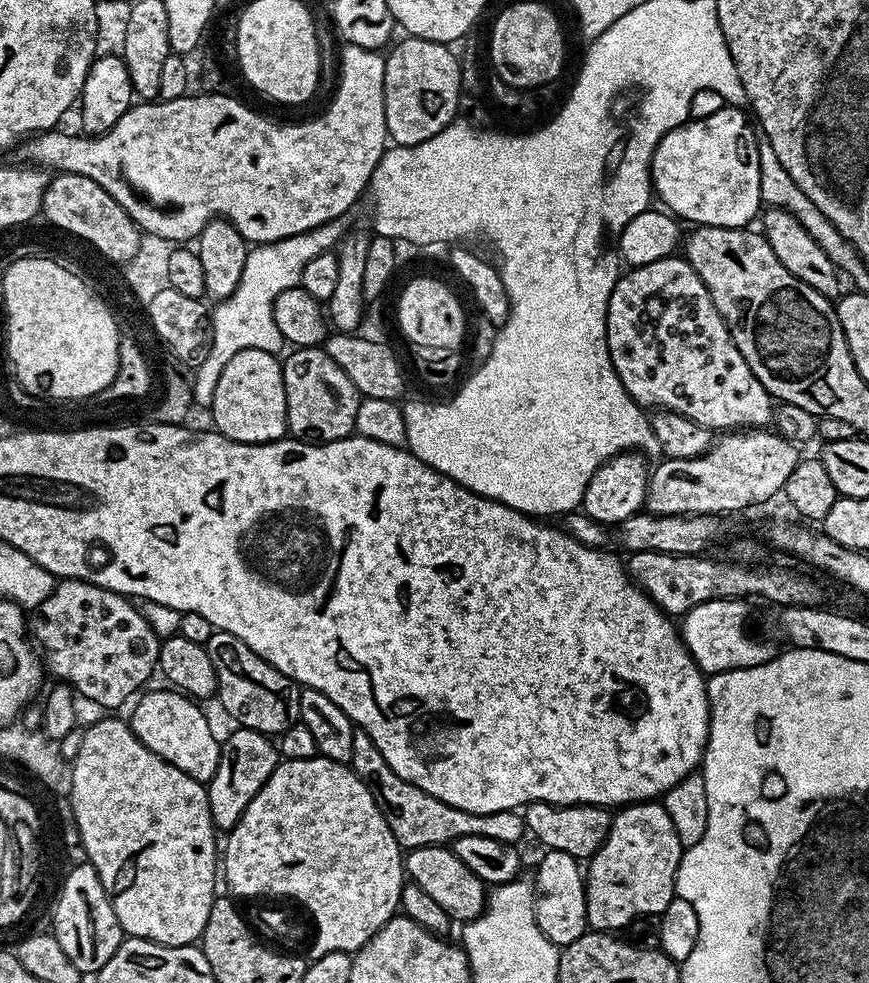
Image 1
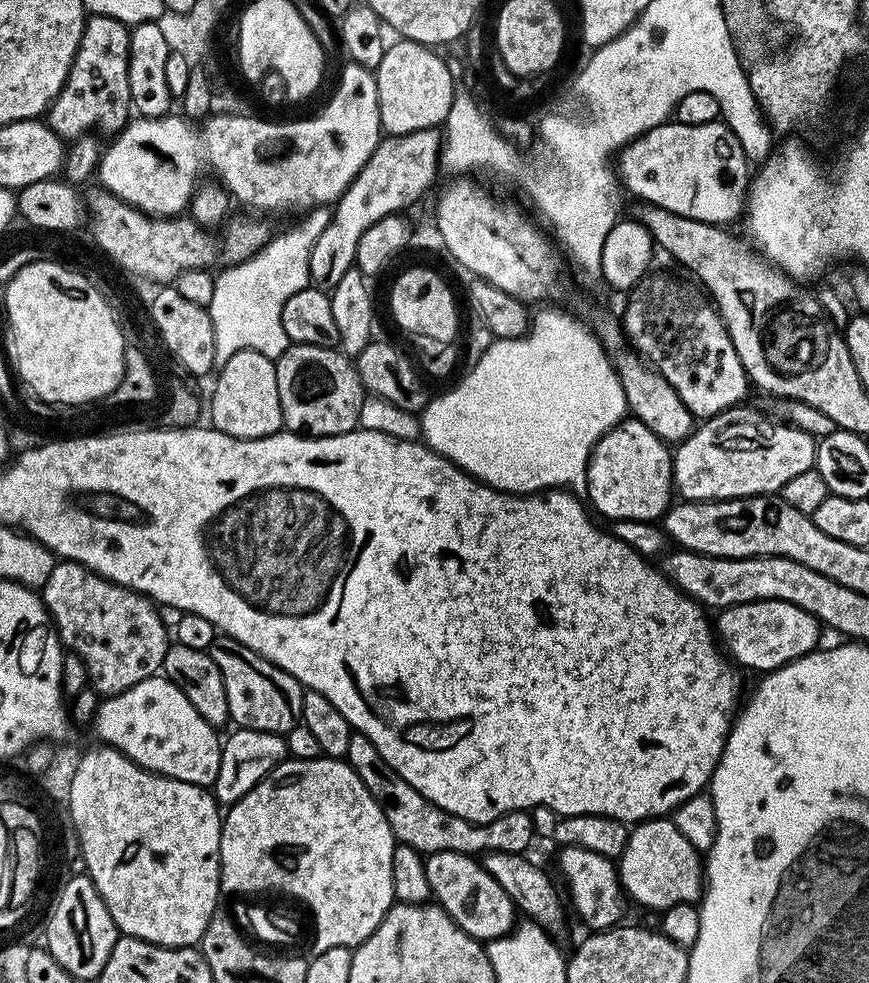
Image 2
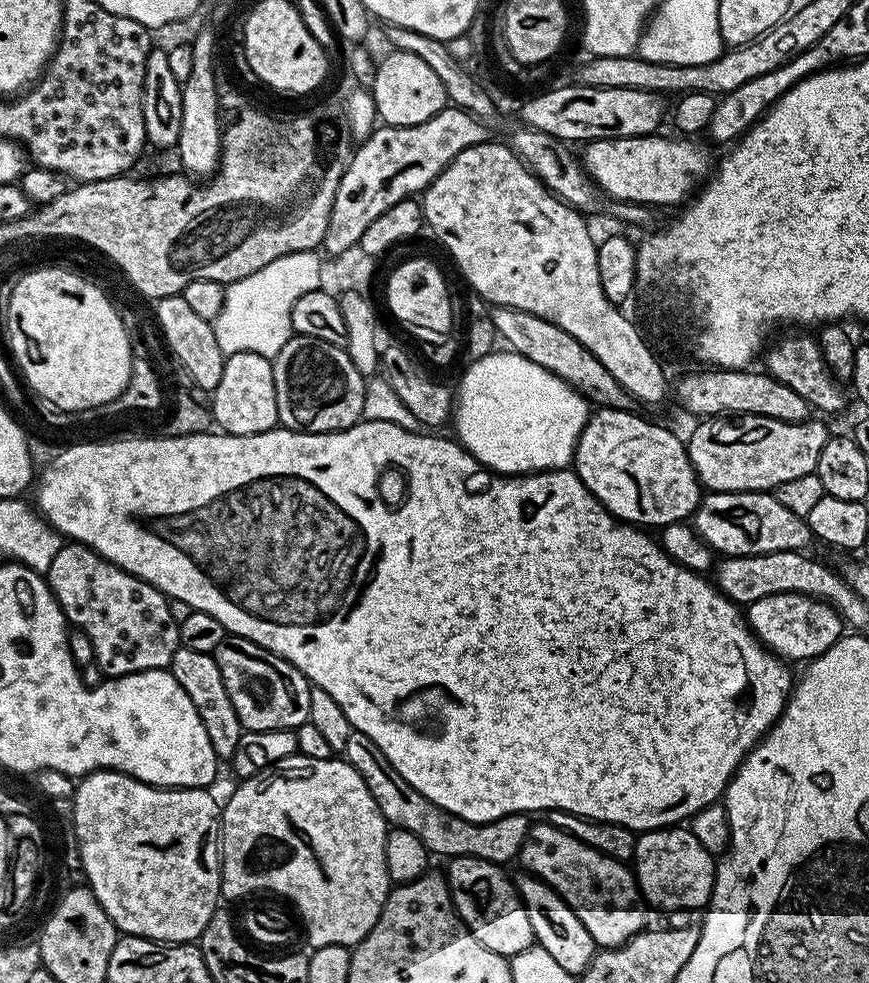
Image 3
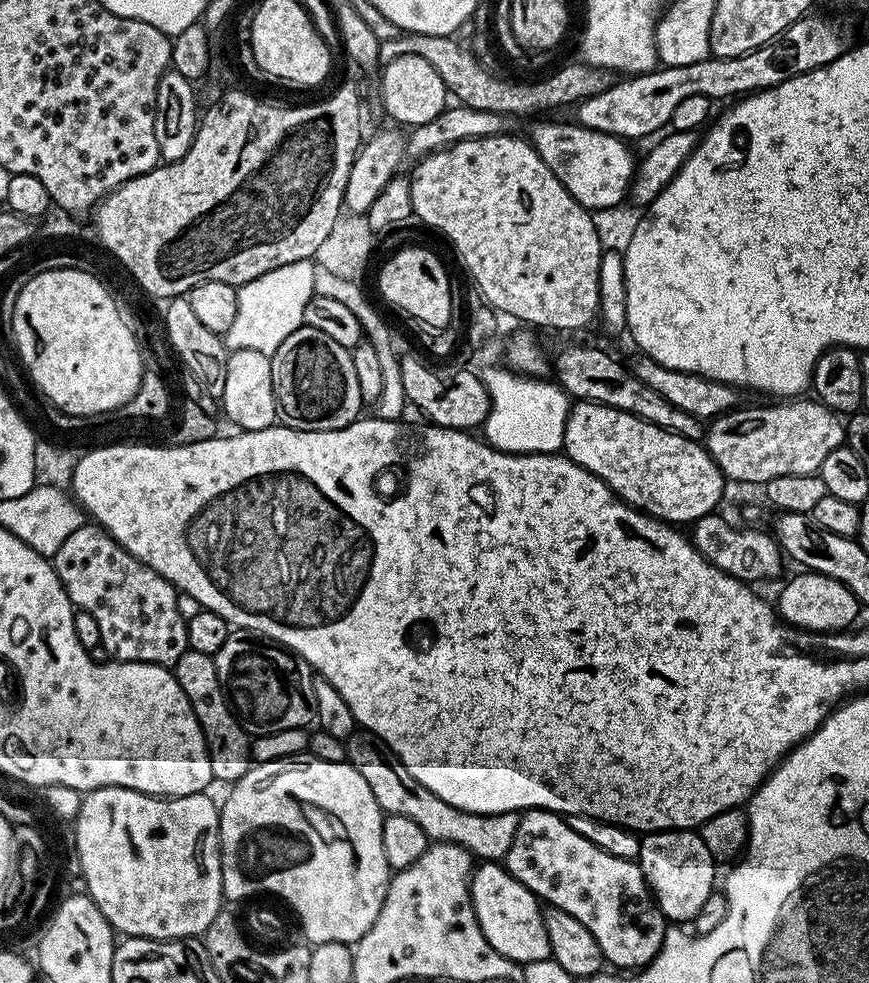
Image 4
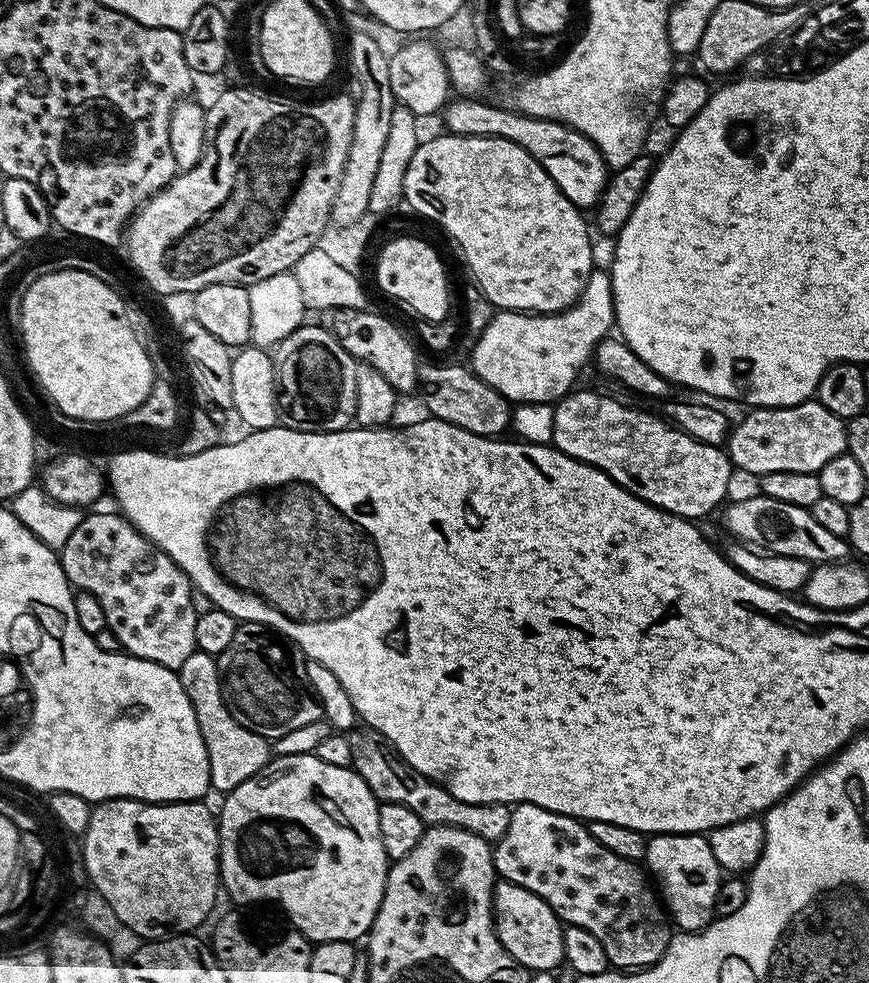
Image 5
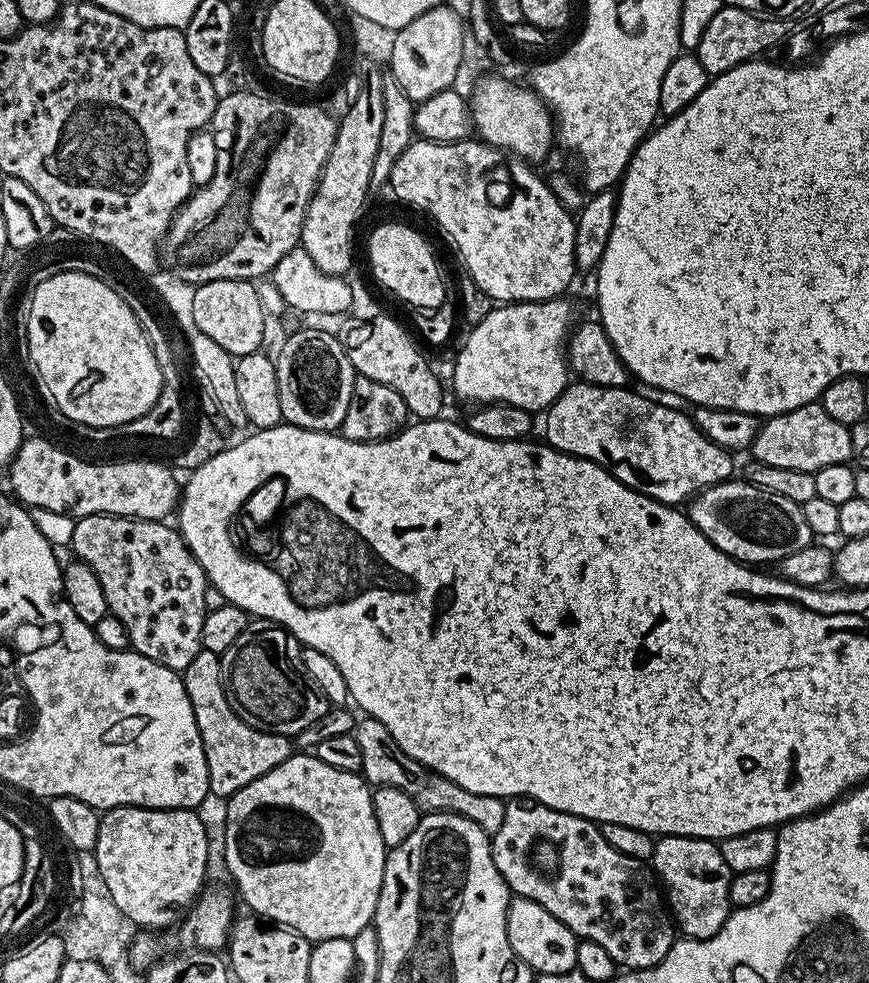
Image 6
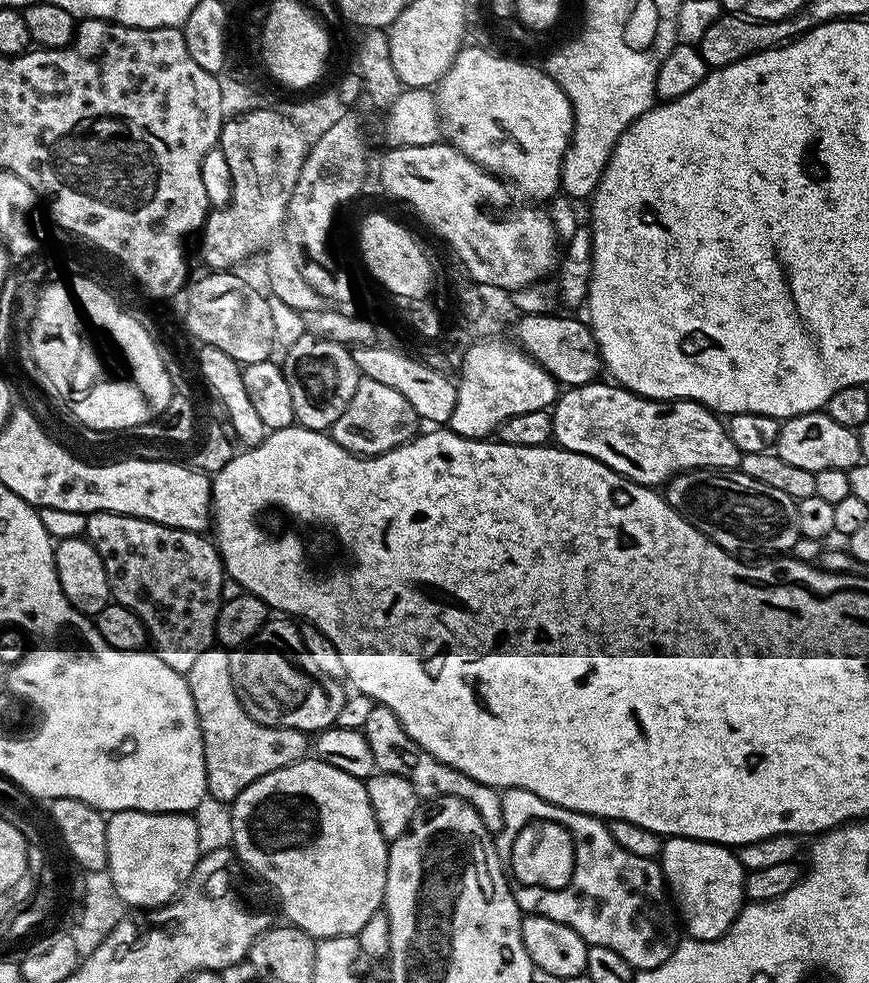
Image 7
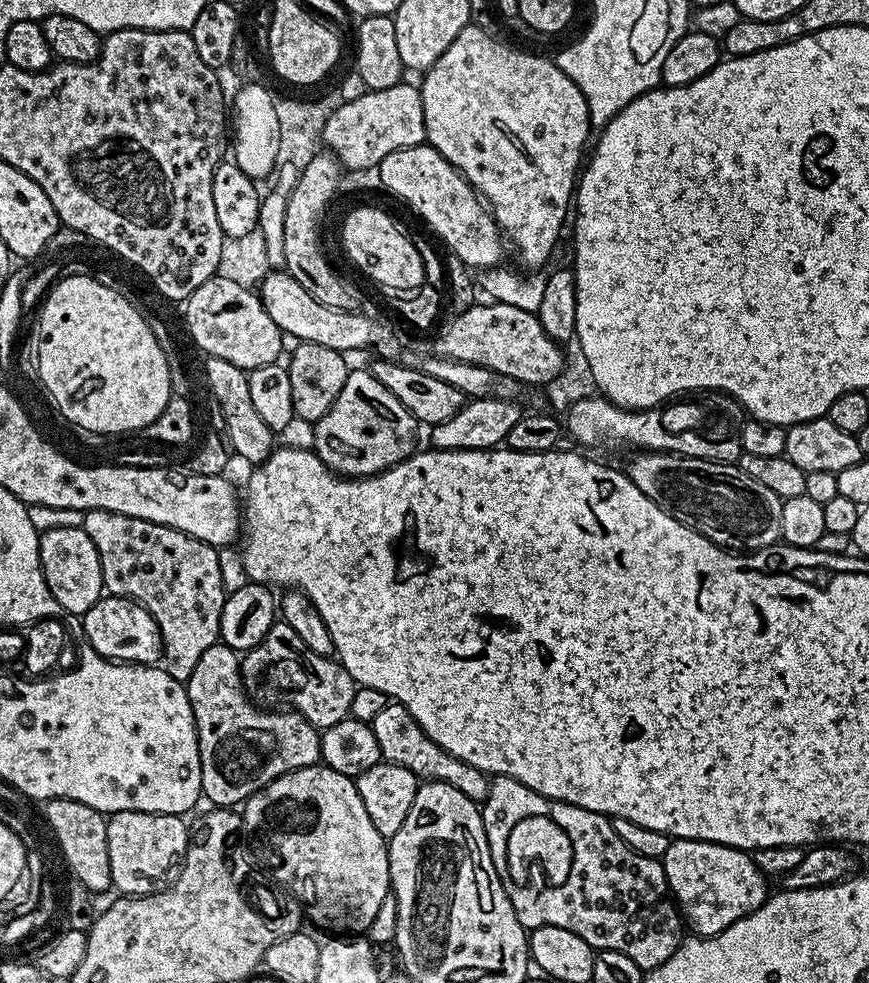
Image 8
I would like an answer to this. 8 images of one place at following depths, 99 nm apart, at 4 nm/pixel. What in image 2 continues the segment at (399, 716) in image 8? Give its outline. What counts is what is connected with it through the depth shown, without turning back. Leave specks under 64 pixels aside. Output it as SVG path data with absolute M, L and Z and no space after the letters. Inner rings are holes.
M353 731L348 747L346 763L355 770L358 778L370 790L374 802L386 814L386 822L390 822L390 830L397 841L421 854L433 852L461 852L467 856L479 857L485 852L505 852L506 854L524 854L529 850L536 836L536 827L532 825L531 811L507 812L485 824L472 824L466 818L458 818L458 814L450 814L442 810L434 802L430 802L366 738L362 732Z

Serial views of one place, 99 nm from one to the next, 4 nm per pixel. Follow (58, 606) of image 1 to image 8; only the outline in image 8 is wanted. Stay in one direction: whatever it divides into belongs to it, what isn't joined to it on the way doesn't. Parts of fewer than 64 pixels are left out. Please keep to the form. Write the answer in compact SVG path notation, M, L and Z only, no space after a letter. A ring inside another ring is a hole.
M97 508L84 512L83 529L98 550L105 593L135 600L151 614L164 643L164 671L187 682L202 654L220 640L226 593L217 549L182 530Z

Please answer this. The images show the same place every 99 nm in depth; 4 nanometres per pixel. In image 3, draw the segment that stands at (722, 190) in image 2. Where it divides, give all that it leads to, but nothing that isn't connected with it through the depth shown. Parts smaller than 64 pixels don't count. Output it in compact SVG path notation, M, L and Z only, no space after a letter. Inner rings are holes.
M653 134L650 136L623 136L622 138L610 138L609 140L589 140L583 145L584 156L582 152L582 163L585 172L587 172L594 184L597 184L600 191L605 196L613 200L629 200L630 202L638 202L649 206L661 206L660 204L680 204L683 205L709 179L710 164L708 168L708 152L700 144L695 144L692 138L676 138L680 140L671 140L668 136L660 136L661 134Z

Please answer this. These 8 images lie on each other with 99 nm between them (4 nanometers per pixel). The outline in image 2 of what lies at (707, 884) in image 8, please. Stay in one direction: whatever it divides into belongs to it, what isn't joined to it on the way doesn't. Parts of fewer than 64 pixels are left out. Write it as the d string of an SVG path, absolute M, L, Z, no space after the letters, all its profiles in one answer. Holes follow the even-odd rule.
M653 818L642 820L629 831L626 850L618 861L620 884L624 888L629 901L637 900L644 908L663 910L675 904L696 904L701 899L706 887L706 877L702 867L701 853L697 852L682 834L678 834L678 826L674 826L671 818Z

